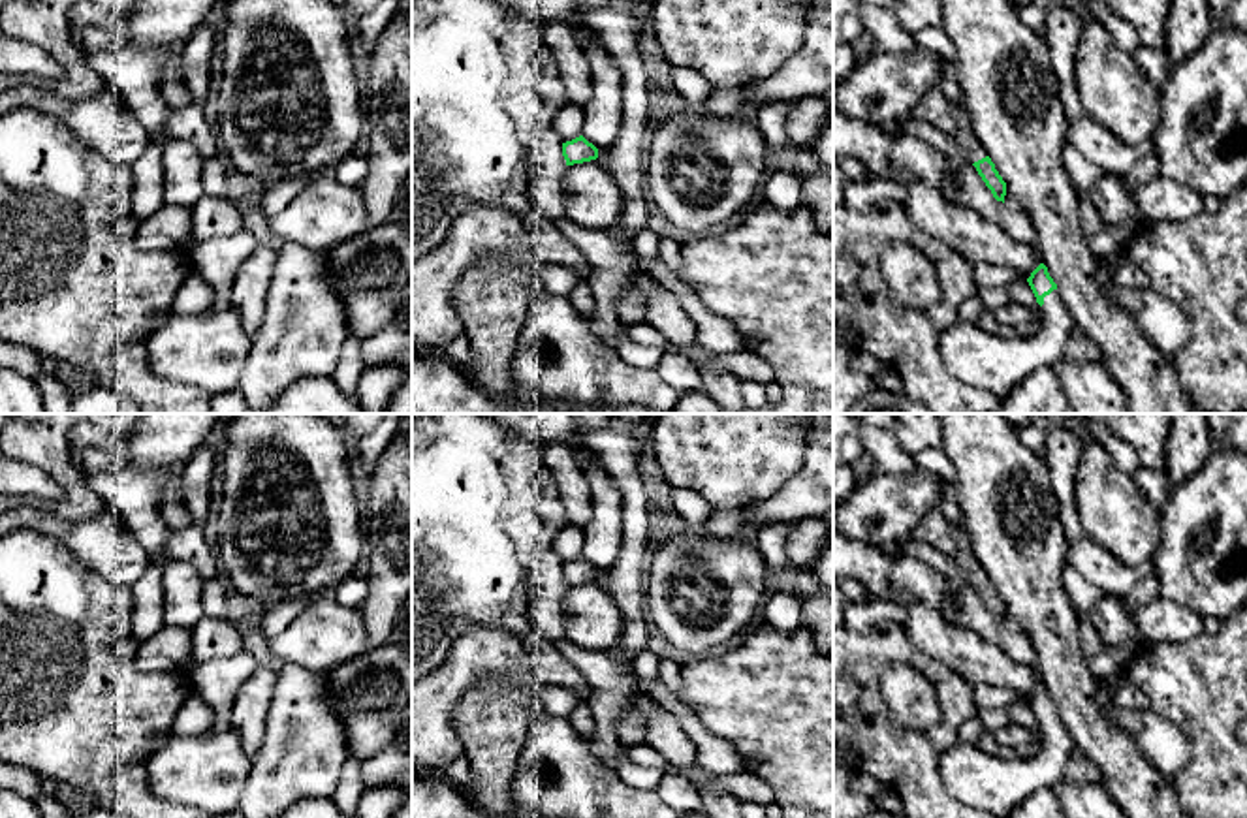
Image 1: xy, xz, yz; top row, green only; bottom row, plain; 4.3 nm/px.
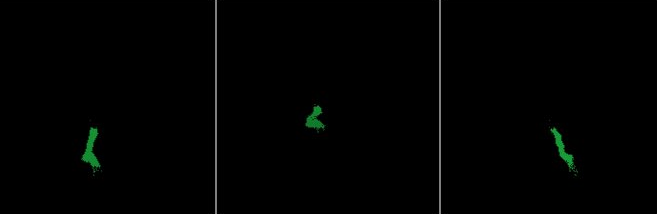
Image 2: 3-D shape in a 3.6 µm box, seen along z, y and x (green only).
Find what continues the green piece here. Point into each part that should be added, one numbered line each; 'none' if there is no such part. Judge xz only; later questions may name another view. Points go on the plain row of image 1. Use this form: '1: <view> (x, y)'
none

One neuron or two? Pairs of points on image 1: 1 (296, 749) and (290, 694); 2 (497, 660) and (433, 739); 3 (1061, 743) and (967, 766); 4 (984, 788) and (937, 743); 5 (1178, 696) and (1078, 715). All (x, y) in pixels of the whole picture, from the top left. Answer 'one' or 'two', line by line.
1: one
2: one
3: one
4: two
5: two

